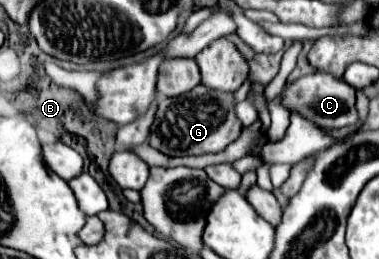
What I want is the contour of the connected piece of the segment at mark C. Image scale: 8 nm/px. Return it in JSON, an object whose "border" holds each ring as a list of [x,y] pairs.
{"border":[[[309,73],[297,79],[295,83],[289,83],[283,89],[281,97],[283,97],[283,105],[289,111],[301,113],[317,127],[347,127],[359,121],[355,109],[355,89],[347,85],[343,79],[335,79],[329,73]]]}

